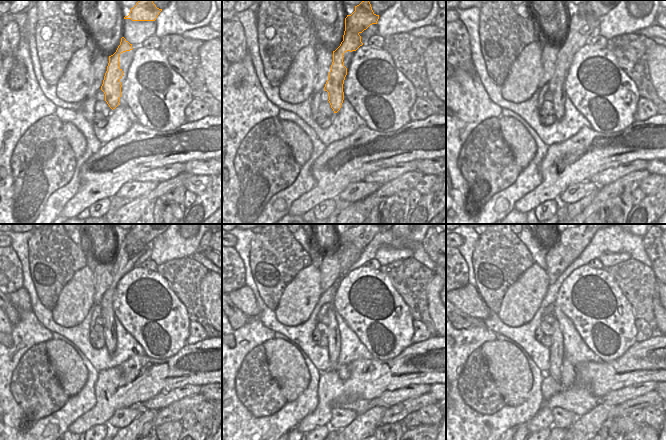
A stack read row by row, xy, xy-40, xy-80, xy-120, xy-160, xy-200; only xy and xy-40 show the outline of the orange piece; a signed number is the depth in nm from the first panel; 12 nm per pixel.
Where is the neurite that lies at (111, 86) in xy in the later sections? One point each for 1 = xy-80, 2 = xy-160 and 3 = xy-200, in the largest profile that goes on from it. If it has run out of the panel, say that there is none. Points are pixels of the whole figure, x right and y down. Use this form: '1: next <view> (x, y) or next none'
1: next xy-80 (580, 25)
2: next xy-160 (333, 329)
3: next xy-200 (556, 351)

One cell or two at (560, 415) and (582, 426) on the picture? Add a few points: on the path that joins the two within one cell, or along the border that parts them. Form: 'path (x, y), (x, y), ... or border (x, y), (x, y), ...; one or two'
border (577, 417), (567, 429); two

